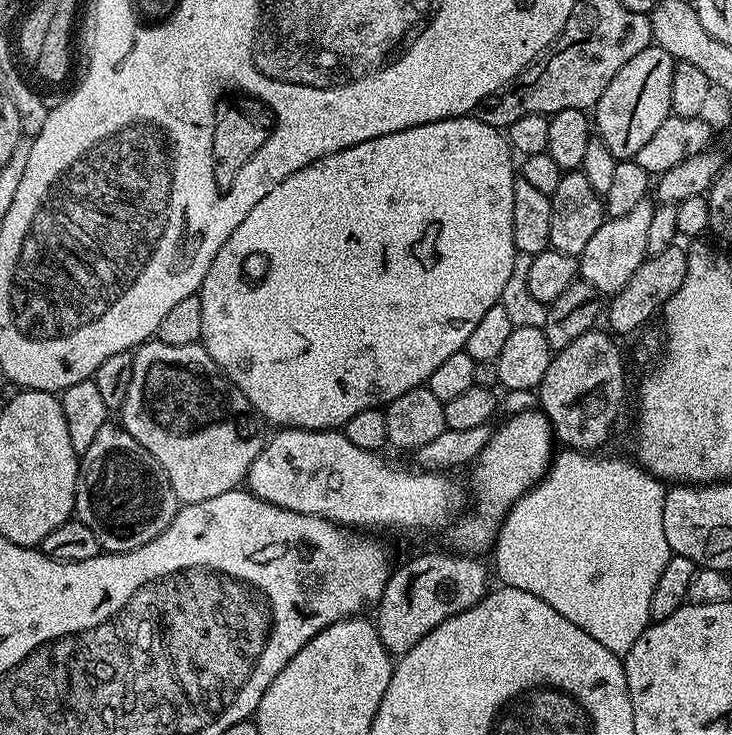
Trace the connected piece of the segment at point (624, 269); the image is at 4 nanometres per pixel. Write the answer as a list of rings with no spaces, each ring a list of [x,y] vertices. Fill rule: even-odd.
[[[645,198],[634,206],[627,214],[613,216],[605,219],[594,235],[586,250],[578,257],[578,276],[585,280],[594,290],[601,294],[615,294],[634,278],[634,270],[642,266],[642,262],[648,256],[647,240],[650,239],[650,221],[654,219],[654,210],[657,205],[651,199]],[[608,292],[608,293],[607,293]]]

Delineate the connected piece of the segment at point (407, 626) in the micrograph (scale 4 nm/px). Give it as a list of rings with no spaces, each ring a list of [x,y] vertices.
[[[455,551],[428,552],[425,556],[416,556],[408,560],[400,569],[393,571],[386,582],[386,590],[382,590],[380,603],[374,609],[374,623],[378,630],[378,638],[382,638],[382,646],[386,646],[388,655],[393,658],[405,656],[434,626],[442,626],[446,618],[474,606],[490,591],[490,568],[483,564],[483,559],[475,556],[457,554]]]

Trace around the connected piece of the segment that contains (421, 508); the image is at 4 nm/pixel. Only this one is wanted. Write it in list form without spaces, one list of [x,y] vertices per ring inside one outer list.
[[[280,428],[277,436],[265,443],[264,449],[254,458],[254,462],[248,471],[246,481],[247,491],[260,500],[270,502],[274,506],[282,506],[286,510],[294,510],[303,516],[317,516],[323,520],[329,520],[335,524],[341,525],[349,530],[368,530],[364,528],[393,528],[396,532],[432,532],[435,528],[445,529],[453,523],[457,514],[463,513],[464,500],[466,504],[466,488],[460,484],[455,484],[451,480],[452,476],[443,472],[425,472],[417,470],[415,467],[403,468],[400,464],[395,464],[392,460],[387,460],[384,454],[380,452],[371,452],[370,450],[358,450],[350,438],[344,436],[340,430],[306,430],[305,428]]]

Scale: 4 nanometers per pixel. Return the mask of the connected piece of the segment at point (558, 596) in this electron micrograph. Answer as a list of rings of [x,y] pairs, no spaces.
[[[564,450],[558,458],[553,459],[547,476],[531,488],[504,516],[496,535],[494,545],[494,557],[496,556],[496,568],[494,564],[494,576],[501,585],[506,588],[517,588],[534,594],[534,598],[542,598],[546,606],[554,606],[562,618],[570,618],[578,630],[586,630],[590,638],[602,642],[606,650],[617,654],[623,654],[638,642],[640,635],[644,633],[652,620],[650,614],[650,598],[654,595],[654,586],[658,586],[658,578],[662,578],[662,570],[666,570],[666,562],[674,555],[672,548],[666,542],[666,526],[664,525],[664,494],[665,485],[656,477],[641,468],[635,459],[619,460],[616,456],[604,456],[599,460],[599,455],[585,454],[575,450]]]

